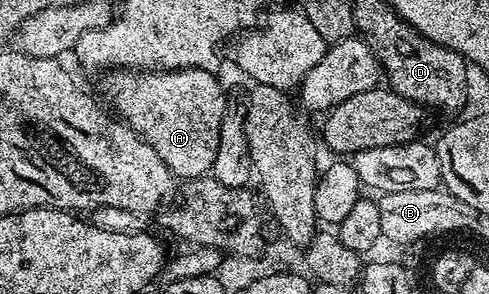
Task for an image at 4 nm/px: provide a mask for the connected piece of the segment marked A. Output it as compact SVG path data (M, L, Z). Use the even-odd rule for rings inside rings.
M117 67L106 72L105 97L110 101L112 112L137 132L147 144L155 149L155 155L167 163L174 178L190 179L204 177L215 163L215 151L219 147L219 127L227 108L225 93L214 74L207 69L166 69L164 71L134 71Z

